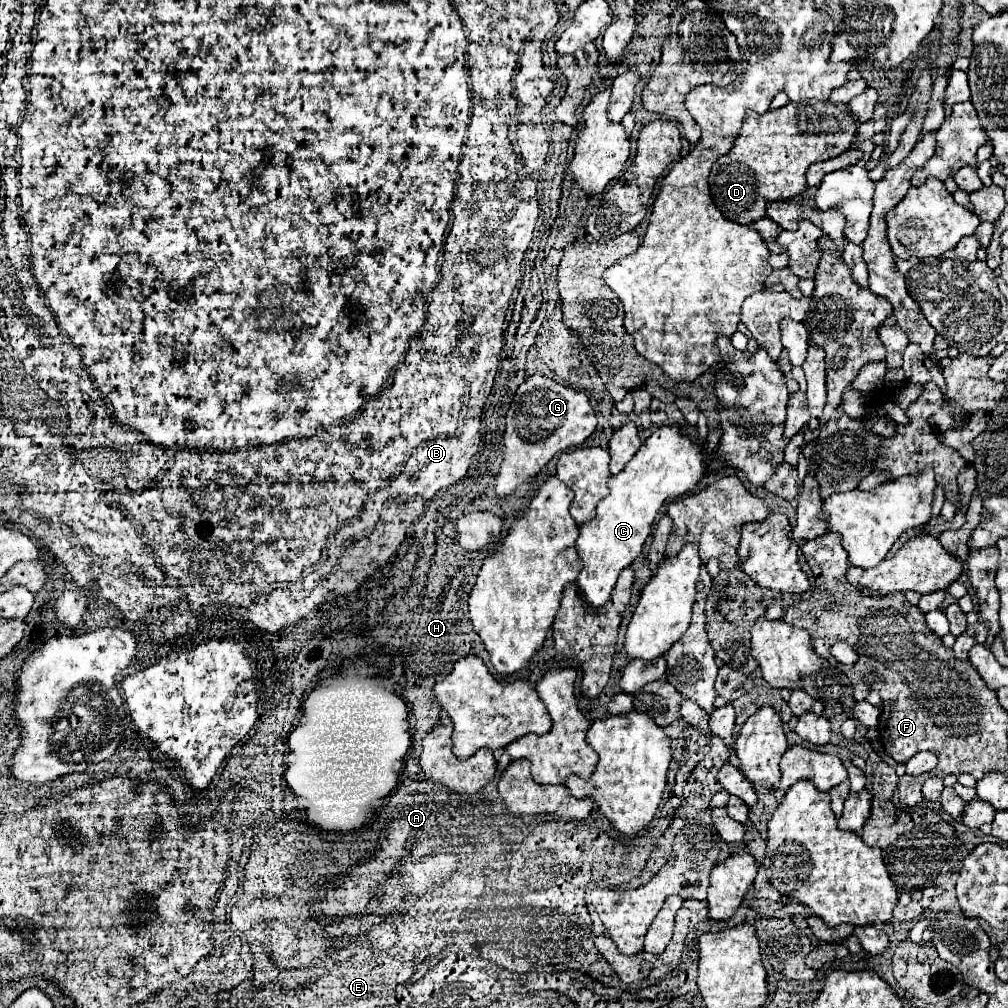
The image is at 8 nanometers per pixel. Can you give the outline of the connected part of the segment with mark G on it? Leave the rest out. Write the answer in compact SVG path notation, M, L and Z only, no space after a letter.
M540 377L540 381L542 383L530 383L526 379L518 387L506 413L504 461L496 479L498 497L512 495L516 487L538 475L558 451L578 447L596 429L596 415L586 393L564 387L548 377Z

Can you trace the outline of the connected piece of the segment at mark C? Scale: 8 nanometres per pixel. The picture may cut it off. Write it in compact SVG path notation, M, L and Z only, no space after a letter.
M664 425L648 437L618 475L608 479L608 497L598 503L596 517L580 525L580 535L576 539L576 551L582 559L582 571L576 585L580 597L590 607L598 609L610 599L618 573L640 555L662 503L690 491L704 471L706 461L702 459L702 449L680 435L676 425Z

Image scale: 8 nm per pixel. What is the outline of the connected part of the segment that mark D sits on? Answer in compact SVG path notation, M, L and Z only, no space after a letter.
M788 103L764 115L748 111L734 147L712 165L708 179L712 201L726 219L752 225L766 217L770 203L802 195L808 189L808 167L818 161L834 159L844 153L852 141L854 135L850 133L832 133L832 103Z

